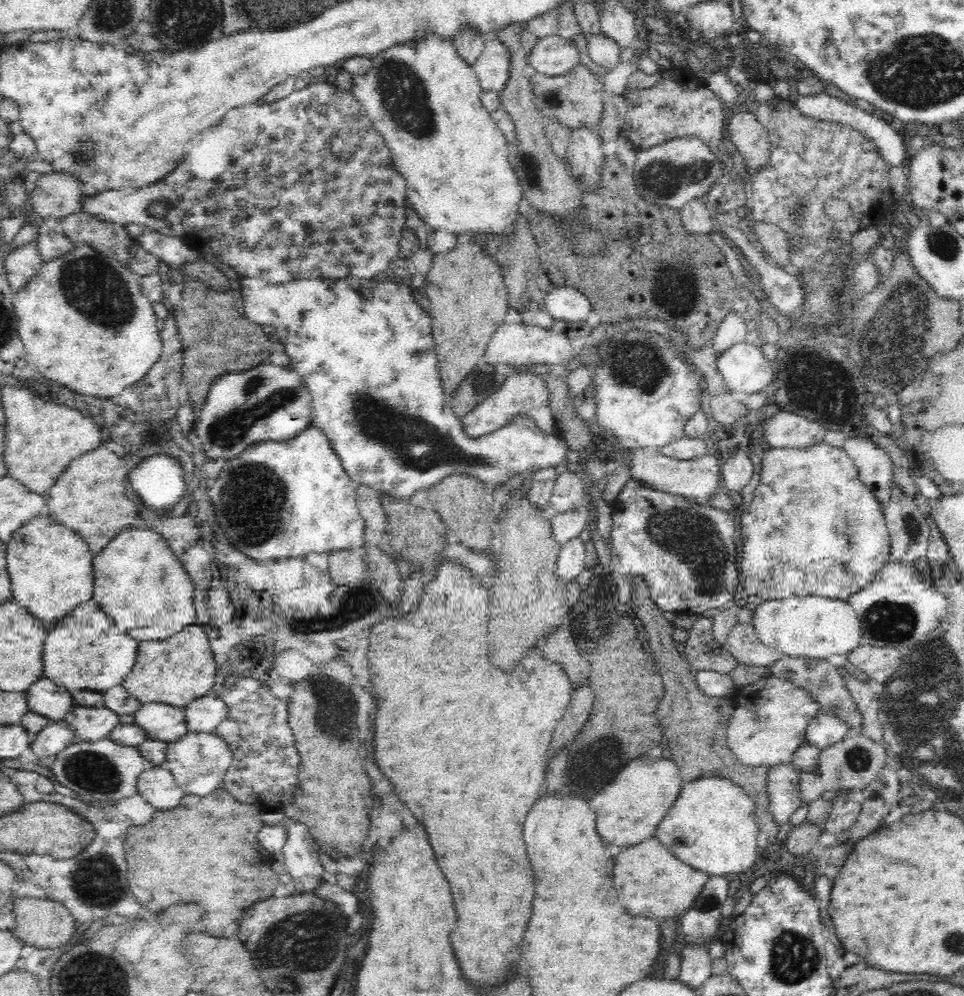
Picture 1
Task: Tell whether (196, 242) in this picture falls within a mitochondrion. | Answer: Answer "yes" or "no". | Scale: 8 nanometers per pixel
no

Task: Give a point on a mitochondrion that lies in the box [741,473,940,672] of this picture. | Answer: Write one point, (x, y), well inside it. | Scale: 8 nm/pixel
(891, 622)

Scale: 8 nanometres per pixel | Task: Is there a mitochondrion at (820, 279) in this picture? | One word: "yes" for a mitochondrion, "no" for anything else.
yes

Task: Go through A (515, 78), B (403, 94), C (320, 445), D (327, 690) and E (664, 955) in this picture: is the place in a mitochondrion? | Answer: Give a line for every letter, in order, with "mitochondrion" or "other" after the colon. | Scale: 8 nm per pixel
A: other
B: mitochondrion
C: other
D: mitochondrion
E: other

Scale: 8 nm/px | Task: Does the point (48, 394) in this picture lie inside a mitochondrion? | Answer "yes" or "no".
no

